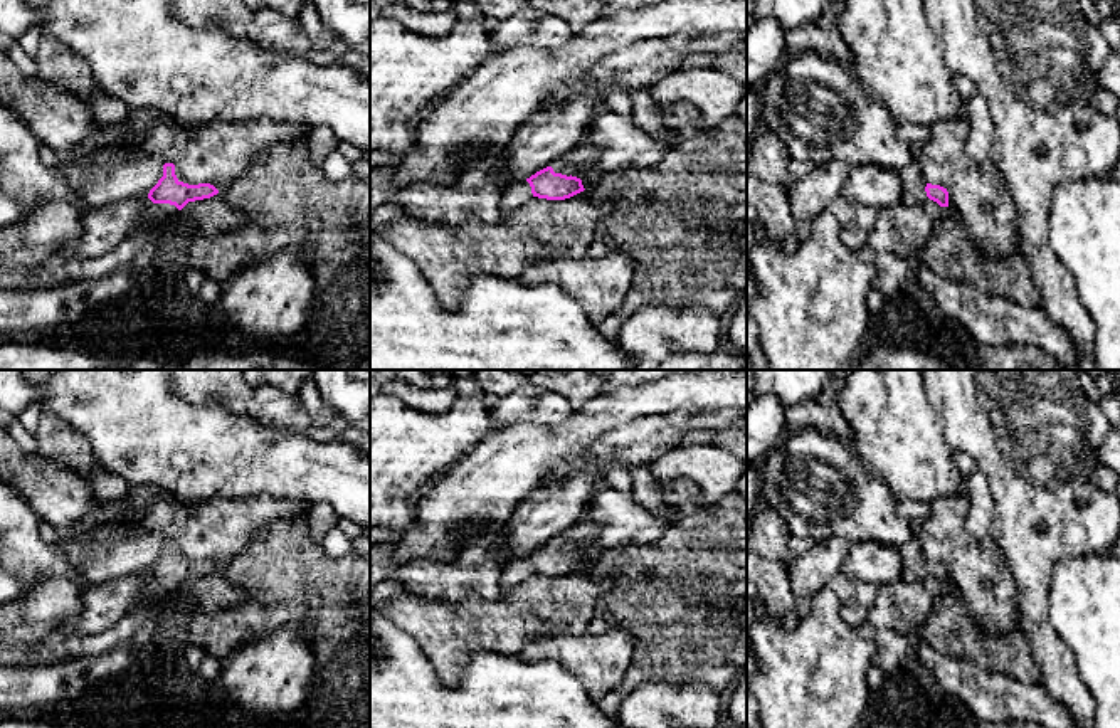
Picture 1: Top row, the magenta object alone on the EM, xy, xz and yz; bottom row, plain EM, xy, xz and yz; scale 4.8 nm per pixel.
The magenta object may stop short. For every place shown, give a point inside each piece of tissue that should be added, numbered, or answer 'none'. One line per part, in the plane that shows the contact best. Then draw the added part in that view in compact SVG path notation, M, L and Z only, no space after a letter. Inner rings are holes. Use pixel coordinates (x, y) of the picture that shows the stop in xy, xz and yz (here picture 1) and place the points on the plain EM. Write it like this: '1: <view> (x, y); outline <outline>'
1: xy (153, 594); outline M148 578L138 592L133 609L136 607L160 609L177 590L178 585L175 582Z
2: xz (586, 533); outline M582 520L580 523L570 526L560 536L557 536L552 545L555 550L573 551L577 548L590 548L599 541L599 526L594 521Z

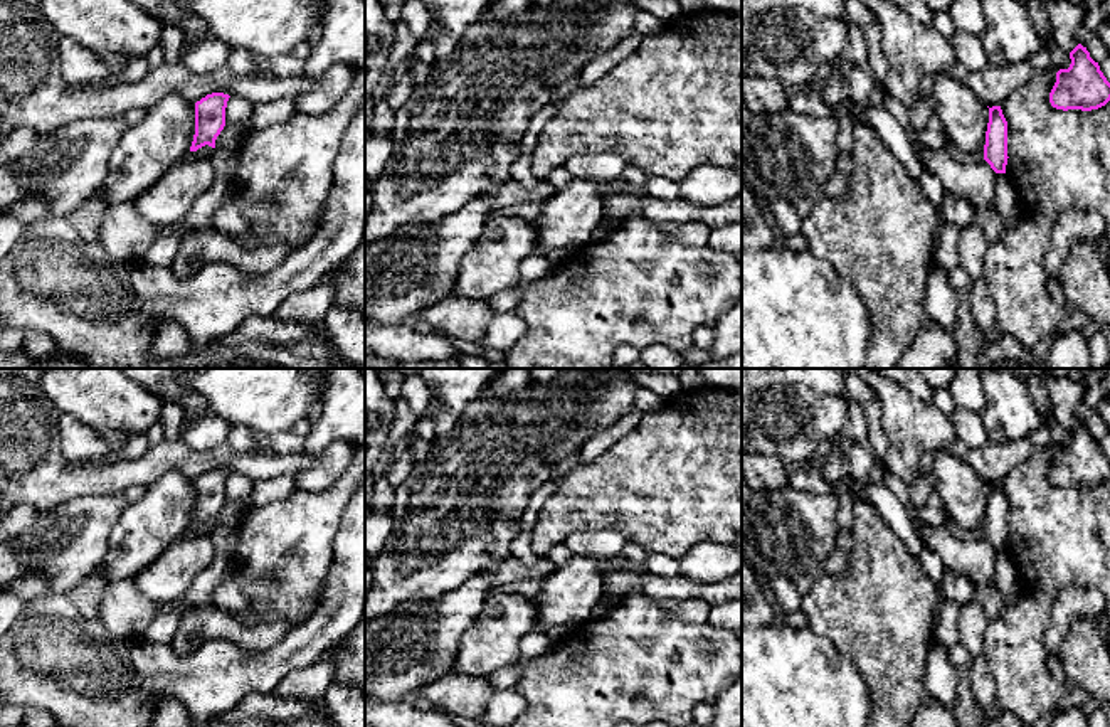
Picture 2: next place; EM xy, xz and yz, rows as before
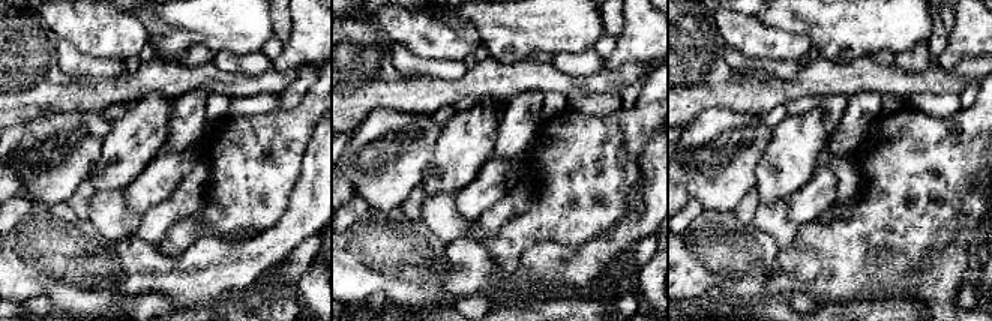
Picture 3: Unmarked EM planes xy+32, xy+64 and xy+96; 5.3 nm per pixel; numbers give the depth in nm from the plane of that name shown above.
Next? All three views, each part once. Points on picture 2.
none

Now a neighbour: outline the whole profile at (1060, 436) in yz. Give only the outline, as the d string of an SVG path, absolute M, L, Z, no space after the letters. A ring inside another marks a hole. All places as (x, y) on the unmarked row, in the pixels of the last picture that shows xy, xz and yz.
M1051 416L1048 421L1044 421L1044 424L1048 426L1049 429L1049 438L1051 438L1051 443L1054 446L1068 446L1070 441L1071 441L1071 436L1070 436L1070 429L1066 429L1065 426L1061 426L1054 416Z

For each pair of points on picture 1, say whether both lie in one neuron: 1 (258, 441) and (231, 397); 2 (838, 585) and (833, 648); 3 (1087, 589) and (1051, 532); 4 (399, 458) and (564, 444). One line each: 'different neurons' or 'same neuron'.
1: different neurons
2: different neurons
3: different neurons
4: different neurons

